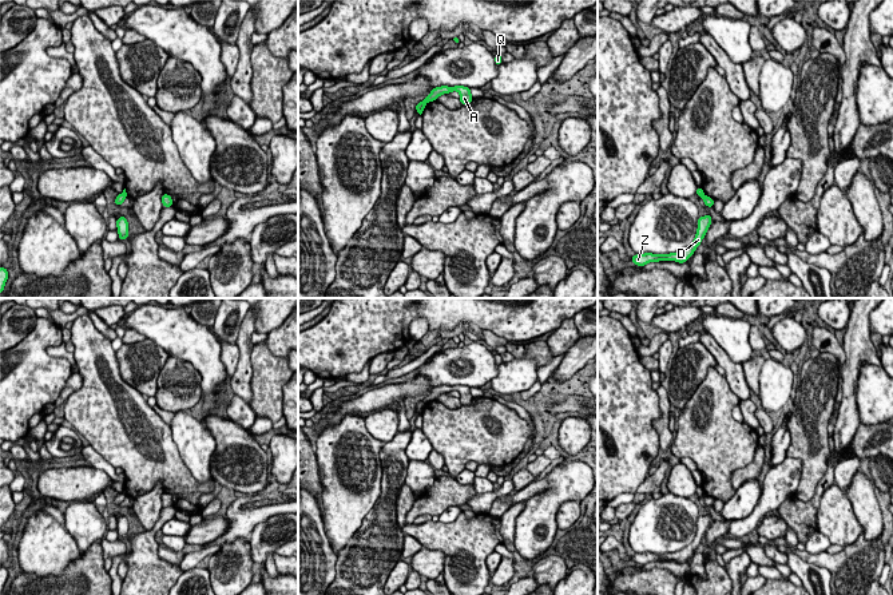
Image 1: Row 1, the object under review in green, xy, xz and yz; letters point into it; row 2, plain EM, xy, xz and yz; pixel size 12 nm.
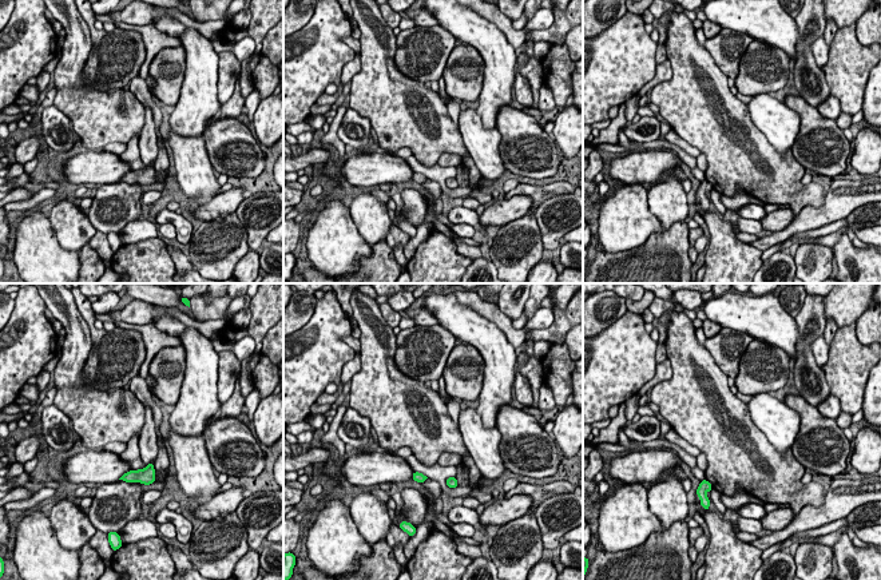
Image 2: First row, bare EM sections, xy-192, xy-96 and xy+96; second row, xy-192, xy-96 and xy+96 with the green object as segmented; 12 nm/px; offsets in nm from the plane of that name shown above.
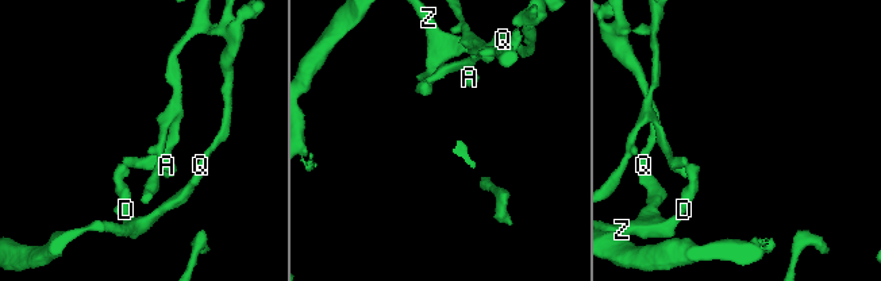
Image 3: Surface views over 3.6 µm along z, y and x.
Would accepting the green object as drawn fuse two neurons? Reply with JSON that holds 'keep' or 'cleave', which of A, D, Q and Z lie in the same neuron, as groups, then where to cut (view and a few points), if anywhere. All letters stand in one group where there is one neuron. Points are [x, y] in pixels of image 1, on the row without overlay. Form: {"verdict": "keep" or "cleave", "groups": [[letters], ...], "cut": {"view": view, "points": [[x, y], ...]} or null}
{"verdict": "cleave", "groups": [["A"], ["D", "Q", "Z"]], "cut": {"view": "xy", "points": [[122, 492], [126, 495]]}}

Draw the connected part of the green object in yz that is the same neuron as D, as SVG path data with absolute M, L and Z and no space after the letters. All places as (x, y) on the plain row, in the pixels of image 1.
M706 513L705 516L698 517L698 528L694 540L691 542L690 546L684 547L680 551L670 554L652 554L652 552L635 554L634 556L631 556L631 562L634 562L639 567L650 562L659 560L675 560L679 563L684 563L690 556L692 556L694 551L700 544L711 523L713 523L711 513Z

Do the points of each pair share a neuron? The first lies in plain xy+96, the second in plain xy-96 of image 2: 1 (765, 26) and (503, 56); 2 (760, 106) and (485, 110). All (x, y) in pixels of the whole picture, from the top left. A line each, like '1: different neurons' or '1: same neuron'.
1: same neuron
2: different neurons

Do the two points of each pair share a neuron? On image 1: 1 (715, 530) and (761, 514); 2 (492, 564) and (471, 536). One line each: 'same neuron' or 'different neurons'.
1: different neurons
2: different neurons

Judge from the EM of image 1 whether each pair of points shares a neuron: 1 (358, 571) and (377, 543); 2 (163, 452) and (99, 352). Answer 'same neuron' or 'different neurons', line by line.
1: same neuron
2: same neuron

